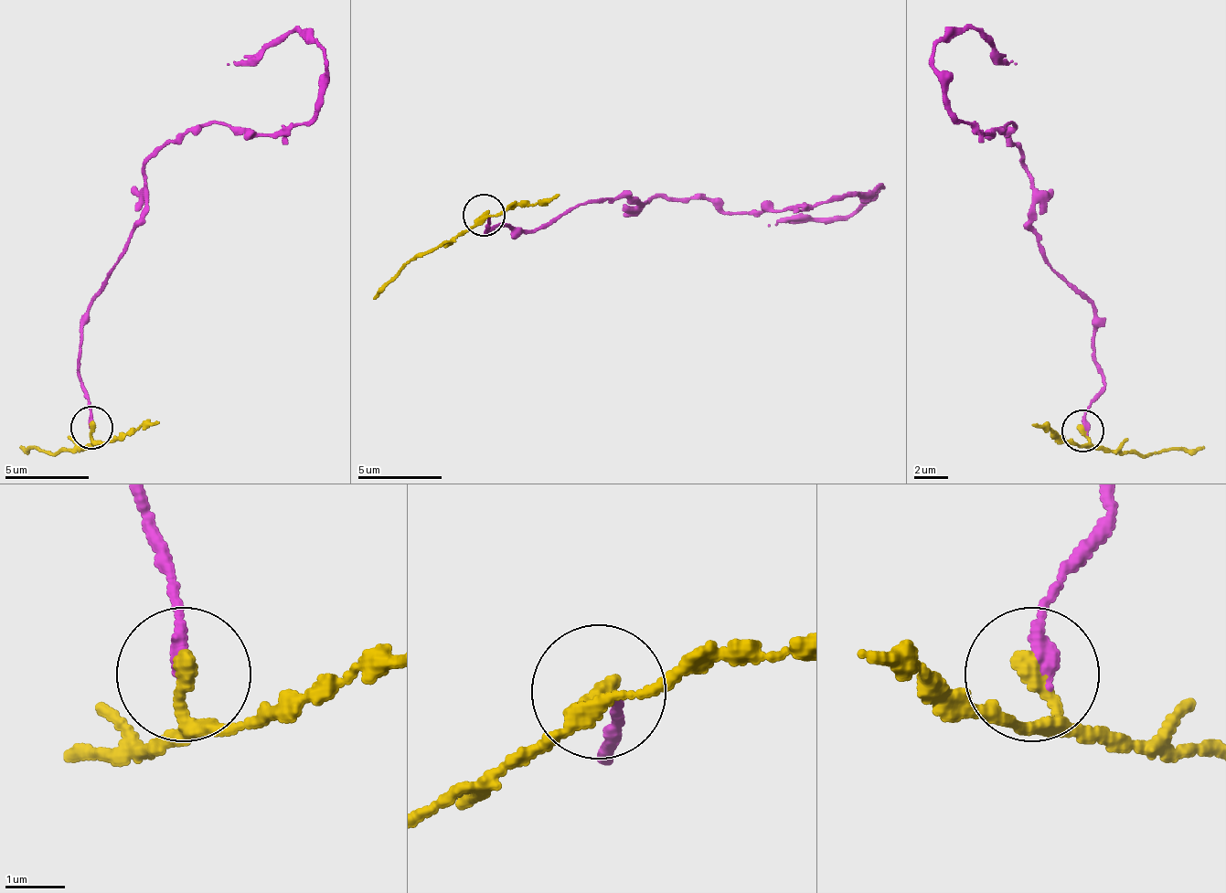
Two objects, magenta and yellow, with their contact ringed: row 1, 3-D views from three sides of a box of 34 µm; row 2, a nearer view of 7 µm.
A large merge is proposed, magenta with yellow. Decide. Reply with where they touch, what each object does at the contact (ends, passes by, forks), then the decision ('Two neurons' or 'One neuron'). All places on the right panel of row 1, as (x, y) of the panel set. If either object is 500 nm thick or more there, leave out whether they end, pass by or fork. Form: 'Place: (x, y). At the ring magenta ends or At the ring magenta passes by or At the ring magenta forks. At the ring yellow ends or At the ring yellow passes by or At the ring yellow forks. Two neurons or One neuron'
Place: (1082, 430). At the ring magenta ends. At the ring yellow passes by. Two neurons

